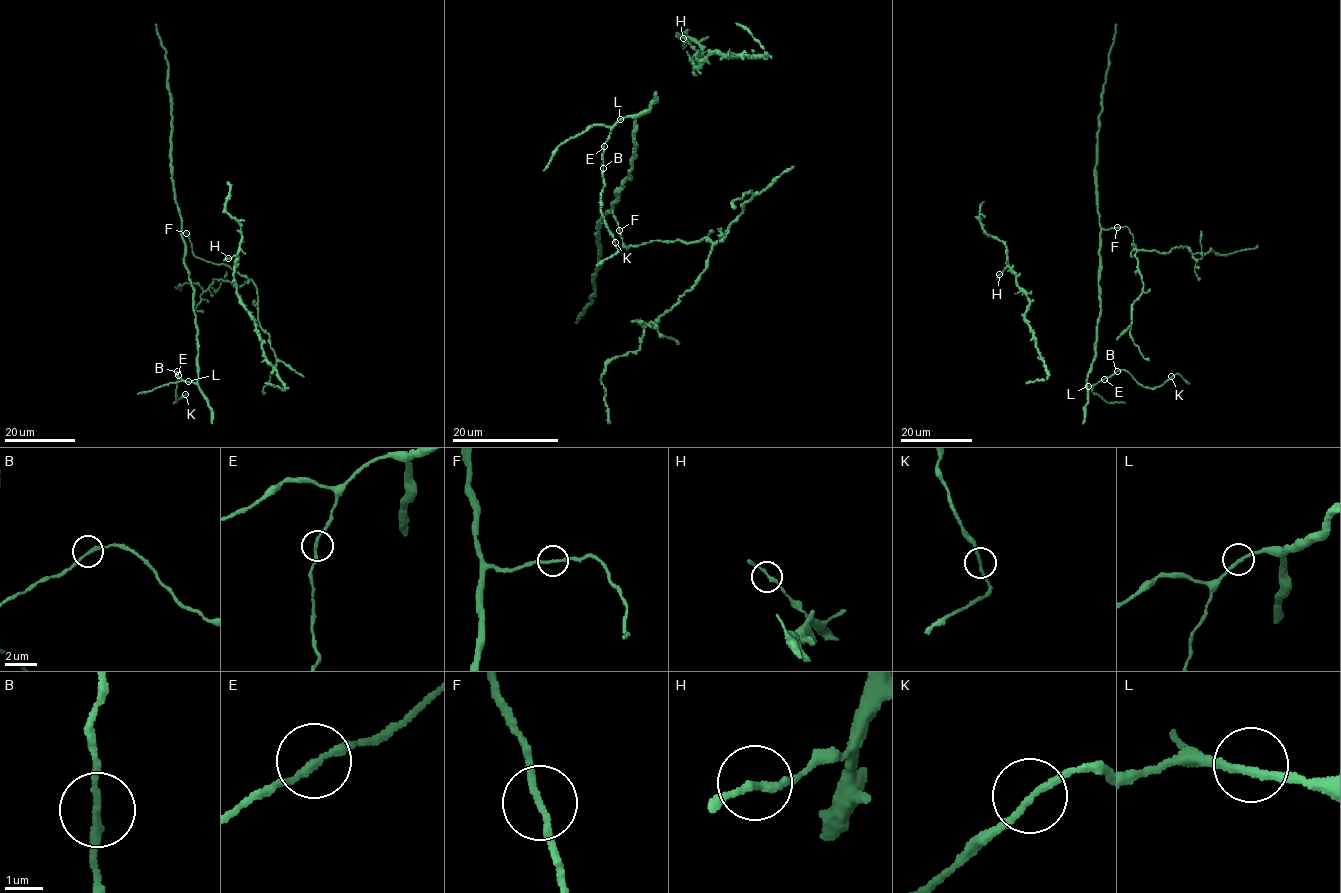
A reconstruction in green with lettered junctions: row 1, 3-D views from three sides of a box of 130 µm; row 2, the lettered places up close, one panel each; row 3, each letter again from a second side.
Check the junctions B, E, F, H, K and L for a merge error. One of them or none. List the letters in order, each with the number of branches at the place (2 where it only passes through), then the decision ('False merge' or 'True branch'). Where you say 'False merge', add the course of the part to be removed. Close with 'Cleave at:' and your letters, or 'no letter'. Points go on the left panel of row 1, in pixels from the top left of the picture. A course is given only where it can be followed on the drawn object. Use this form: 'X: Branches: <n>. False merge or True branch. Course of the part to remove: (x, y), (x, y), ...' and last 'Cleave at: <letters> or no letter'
B: Branches: 2. True branch
E: Branches: 2. True branch
F: Branches: 2. True branch
H: Branches: 2. True branch
K: Branches: 2. True branch
L: Branches: 2. True branch
Cleave at: no letter

